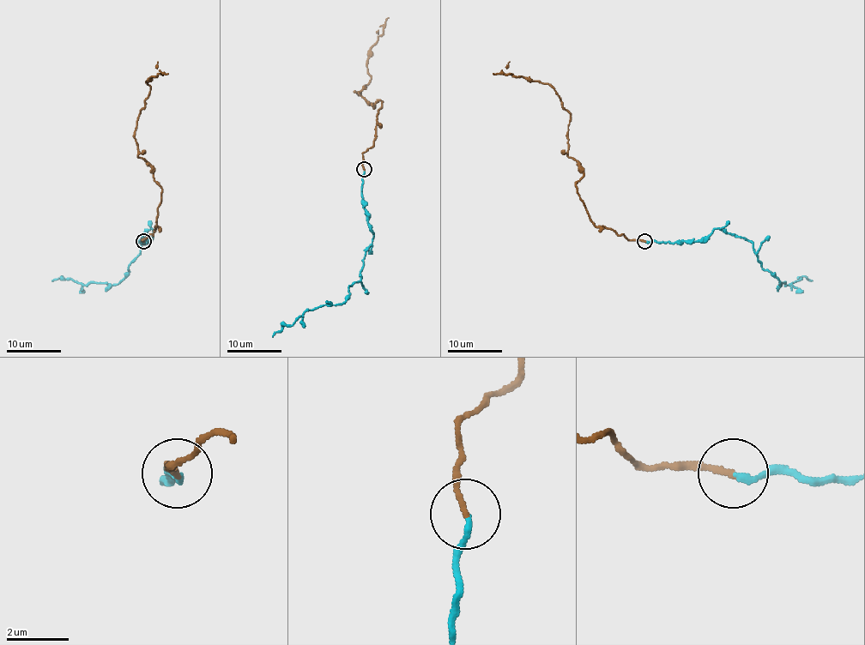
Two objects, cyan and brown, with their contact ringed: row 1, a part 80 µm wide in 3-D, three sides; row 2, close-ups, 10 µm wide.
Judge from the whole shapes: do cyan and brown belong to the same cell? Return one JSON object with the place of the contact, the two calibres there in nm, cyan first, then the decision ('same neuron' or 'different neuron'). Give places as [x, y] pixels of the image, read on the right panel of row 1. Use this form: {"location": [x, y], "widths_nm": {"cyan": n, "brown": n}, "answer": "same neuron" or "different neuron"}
{"location": [644, 241], "widths_nm": {"cyan": 180, "brown": 170}, "answer": "same neuron"}

